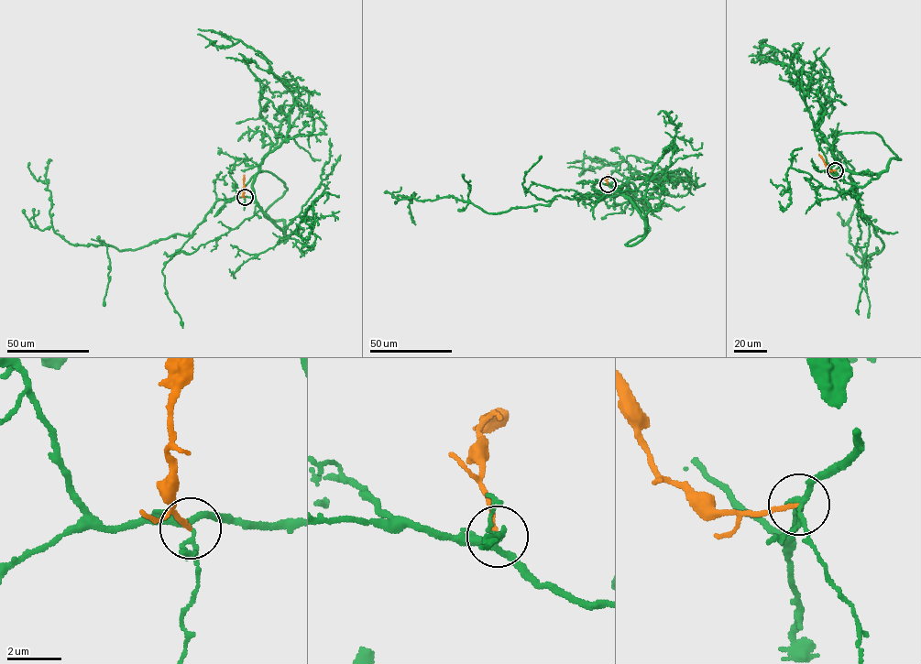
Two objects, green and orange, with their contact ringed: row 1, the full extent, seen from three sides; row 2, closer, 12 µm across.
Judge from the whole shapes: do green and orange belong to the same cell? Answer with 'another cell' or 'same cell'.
another cell

